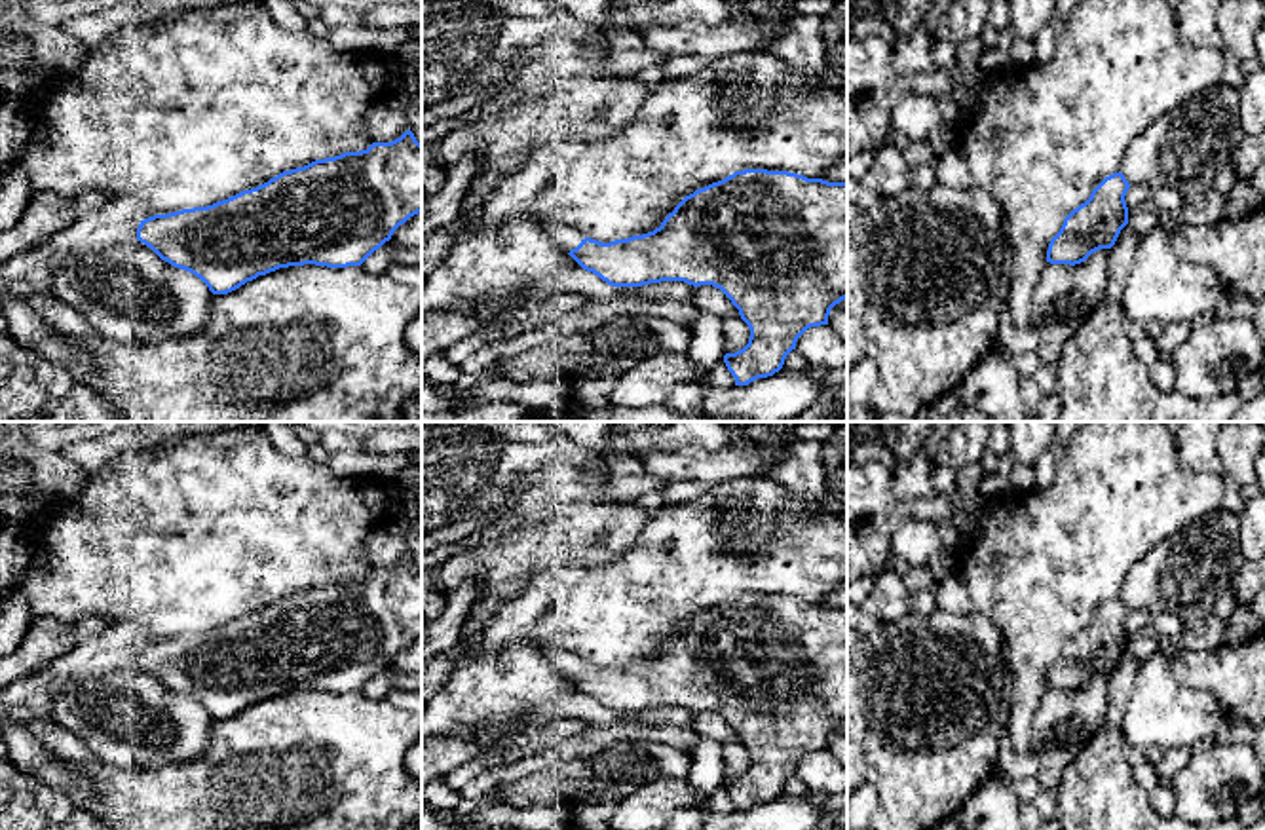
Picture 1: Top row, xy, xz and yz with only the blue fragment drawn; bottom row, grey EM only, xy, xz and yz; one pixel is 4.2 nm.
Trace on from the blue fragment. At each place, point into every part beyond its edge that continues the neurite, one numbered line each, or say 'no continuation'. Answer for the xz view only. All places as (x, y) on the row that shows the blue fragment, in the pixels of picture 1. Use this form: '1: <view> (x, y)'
1: xz (566, 238)

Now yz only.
no continuation

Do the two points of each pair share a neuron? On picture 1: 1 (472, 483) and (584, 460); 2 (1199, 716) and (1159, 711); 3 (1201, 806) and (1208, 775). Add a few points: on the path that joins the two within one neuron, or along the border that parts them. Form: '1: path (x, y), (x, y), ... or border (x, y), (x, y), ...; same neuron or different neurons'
1: path (500, 464), (525, 456), (555, 456); same neuron
2: path (1189, 716), (1169, 715); same neuron
3: path (1201, 798), (1208, 783); same neuron

